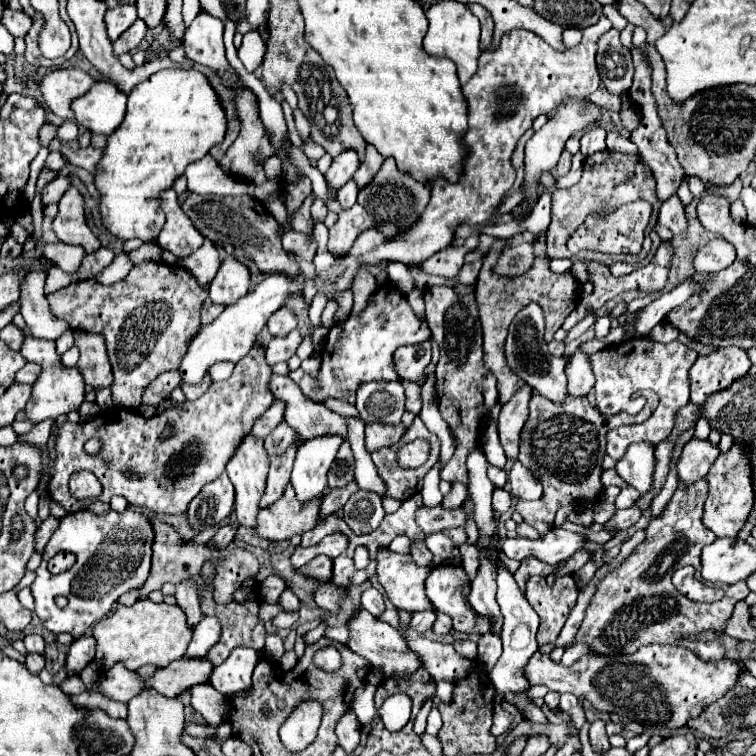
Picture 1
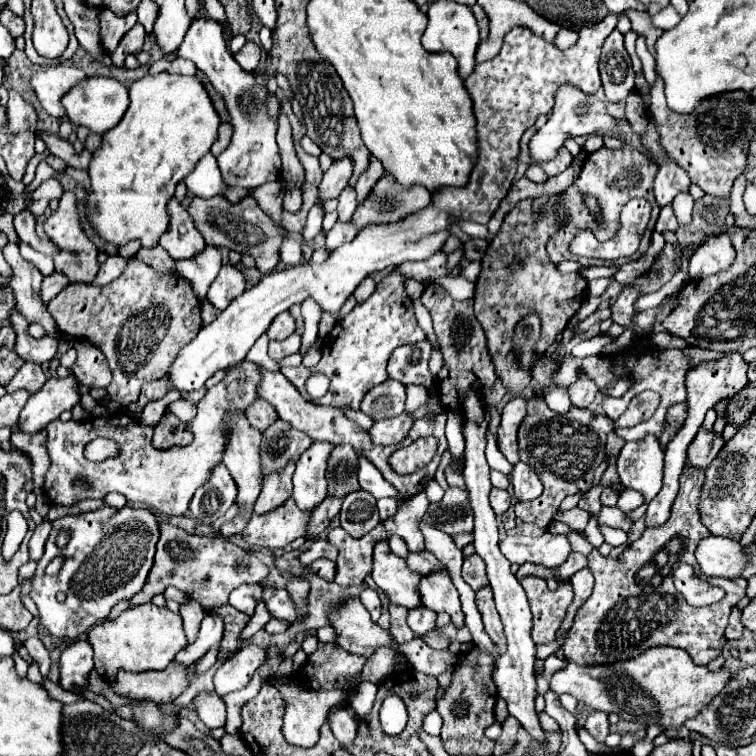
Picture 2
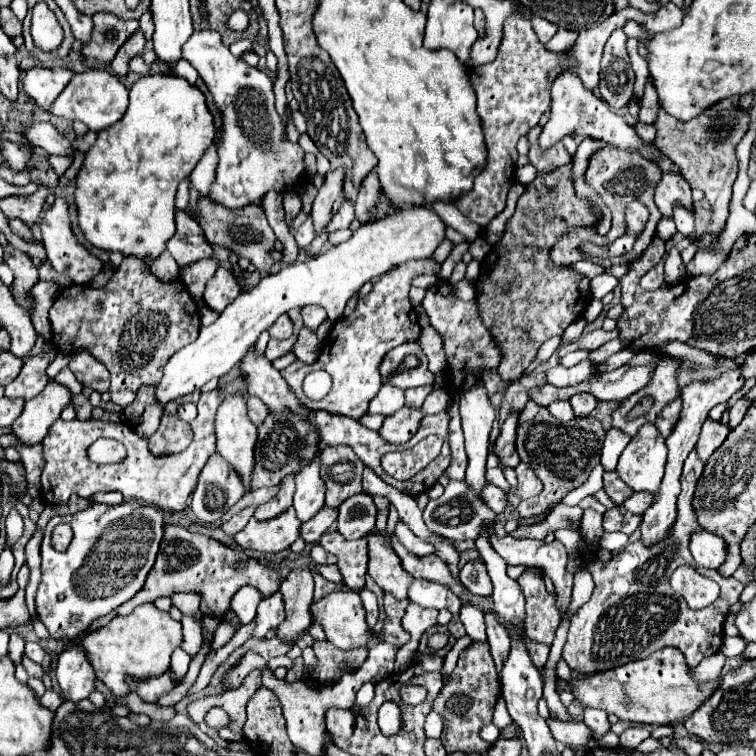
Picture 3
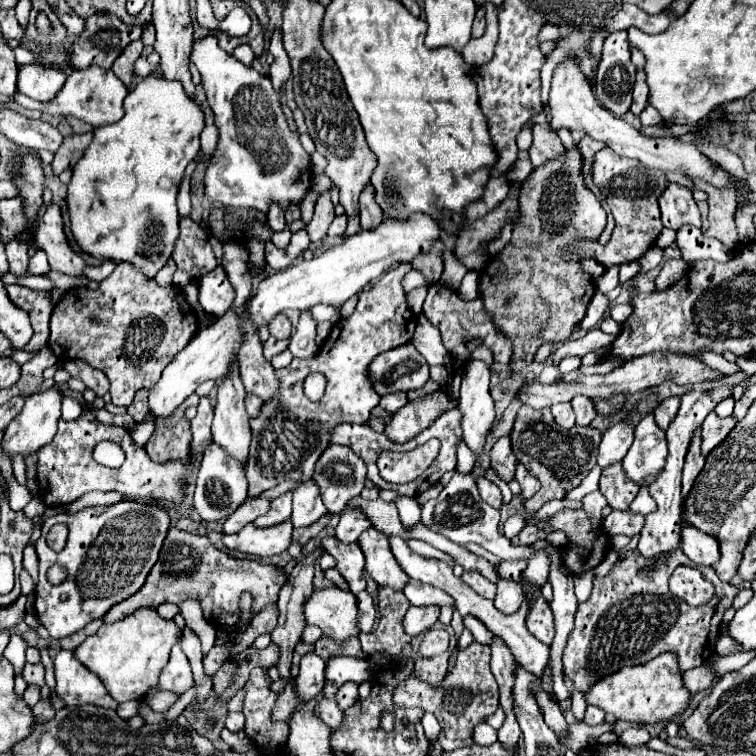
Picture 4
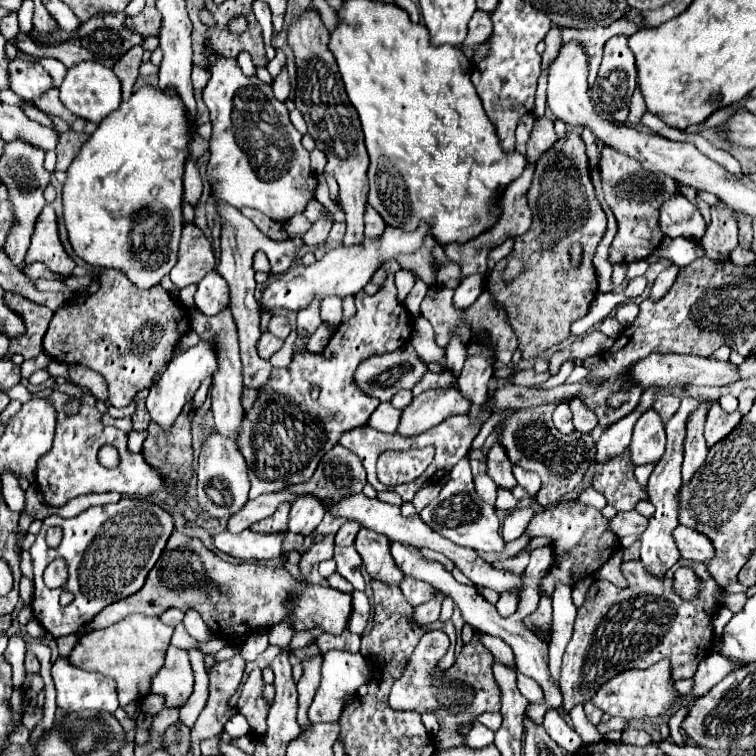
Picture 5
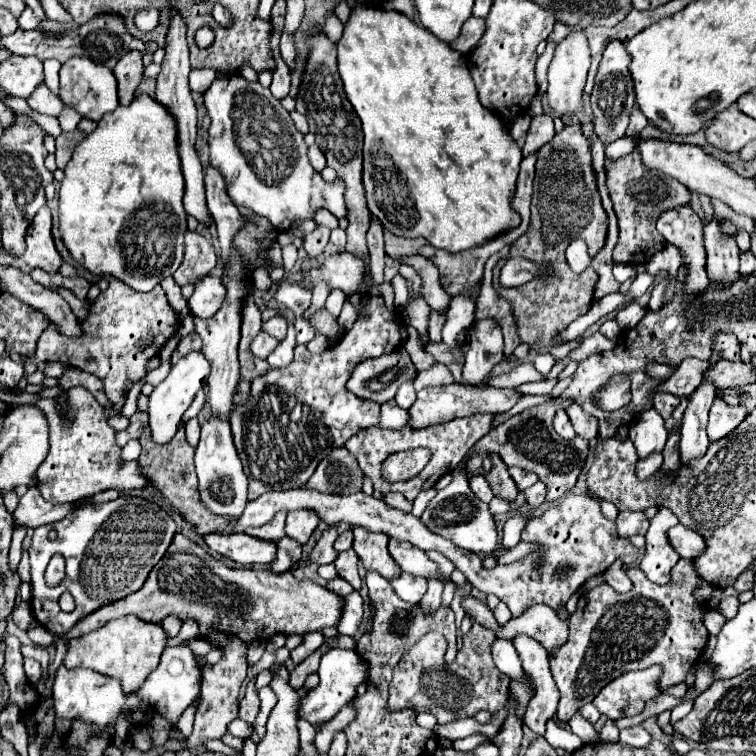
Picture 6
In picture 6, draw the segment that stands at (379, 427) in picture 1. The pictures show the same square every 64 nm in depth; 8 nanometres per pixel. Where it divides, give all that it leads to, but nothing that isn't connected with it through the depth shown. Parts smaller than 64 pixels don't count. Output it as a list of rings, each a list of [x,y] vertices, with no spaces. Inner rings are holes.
[[[448,384],[440,388],[424,388],[418,392],[418,400],[414,406],[408,410],[410,412],[410,428],[426,428],[432,424],[442,424],[448,420],[454,420],[458,416],[474,416],[480,412],[492,412],[492,414],[502,414],[508,412],[522,394],[516,390],[496,390],[496,388],[462,388],[462,384]]]

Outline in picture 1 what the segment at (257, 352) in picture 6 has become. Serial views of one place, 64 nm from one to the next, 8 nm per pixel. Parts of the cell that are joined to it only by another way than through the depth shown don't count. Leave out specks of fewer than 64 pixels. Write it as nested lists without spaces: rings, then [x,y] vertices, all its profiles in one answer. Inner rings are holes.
[[[292,330],[284,338],[272,338],[266,344],[266,362],[276,364],[276,362],[286,362],[290,356],[296,354],[296,348],[300,346],[302,336],[298,330]]]

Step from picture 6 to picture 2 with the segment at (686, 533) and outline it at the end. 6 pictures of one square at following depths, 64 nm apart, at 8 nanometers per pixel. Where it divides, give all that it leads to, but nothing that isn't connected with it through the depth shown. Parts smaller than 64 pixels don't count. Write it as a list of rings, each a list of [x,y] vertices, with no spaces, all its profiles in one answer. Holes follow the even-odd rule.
[[[712,534],[698,542],[696,560],[706,576],[722,576],[730,580],[738,578],[748,562],[738,542]]]

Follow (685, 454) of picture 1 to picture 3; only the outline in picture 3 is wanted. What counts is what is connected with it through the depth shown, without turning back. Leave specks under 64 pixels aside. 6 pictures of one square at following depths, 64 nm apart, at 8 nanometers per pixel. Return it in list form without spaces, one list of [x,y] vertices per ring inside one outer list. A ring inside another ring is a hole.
[[[706,418],[706,422],[702,424],[700,440],[696,444],[696,452],[698,452],[702,462],[706,462],[710,458],[710,454],[726,440],[728,432],[730,432],[728,424],[722,424],[722,422],[716,422],[712,418]]]

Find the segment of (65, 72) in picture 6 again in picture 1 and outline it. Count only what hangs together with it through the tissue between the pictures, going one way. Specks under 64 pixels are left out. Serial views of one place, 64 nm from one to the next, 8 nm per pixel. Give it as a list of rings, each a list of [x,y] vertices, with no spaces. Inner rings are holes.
[[[96,80],[92,90],[88,90],[84,96],[78,96],[76,100],[72,100],[72,112],[74,112],[74,120],[80,128],[86,128],[94,134],[110,136],[124,120],[126,94],[118,92],[118,88],[110,80]]]

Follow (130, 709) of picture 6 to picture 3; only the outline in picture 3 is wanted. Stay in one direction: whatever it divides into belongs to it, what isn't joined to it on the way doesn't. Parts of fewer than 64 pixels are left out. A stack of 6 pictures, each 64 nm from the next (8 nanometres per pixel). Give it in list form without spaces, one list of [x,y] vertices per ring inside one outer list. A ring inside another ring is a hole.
[[[80,644],[68,646],[60,652],[56,664],[56,680],[64,700],[70,702],[80,702],[96,690],[94,670]],[[178,648],[172,654],[172,662],[170,662],[170,672],[172,672],[172,680],[176,680],[176,684],[180,684],[188,672],[190,666],[190,656],[186,652],[182,652],[182,648]]]

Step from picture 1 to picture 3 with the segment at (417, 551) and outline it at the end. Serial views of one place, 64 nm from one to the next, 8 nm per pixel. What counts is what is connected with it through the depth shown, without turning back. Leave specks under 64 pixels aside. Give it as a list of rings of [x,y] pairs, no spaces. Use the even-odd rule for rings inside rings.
[[[390,504],[390,510],[387,520],[387,532],[392,536],[392,548],[394,552],[398,554],[404,570],[414,576],[414,578],[422,578],[422,580],[432,580],[432,582],[438,582],[438,584],[444,584],[448,588],[452,588],[452,592],[460,598],[462,606],[466,604],[472,604],[474,608],[478,608],[480,612],[488,614],[492,612],[496,616],[496,610],[492,608],[492,600],[490,598],[482,598],[482,596],[476,596],[472,592],[468,592],[450,572],[448,572],[448,566],[438,558],[438,556],[414,556],[410,554],[402,544],[400,540],[394,534],[394,528],[399,520],[398,512],[392,504]]]

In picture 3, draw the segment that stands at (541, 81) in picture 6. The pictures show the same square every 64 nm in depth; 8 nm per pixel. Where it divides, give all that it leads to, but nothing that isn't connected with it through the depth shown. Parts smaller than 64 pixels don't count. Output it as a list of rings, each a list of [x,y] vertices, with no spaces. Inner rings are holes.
[[[532,16],[532,26],[534,26],[534,30],[538,34],[538,40],[542,44],[546,44],[558,32],[558,26],[556,24],[552,24],[552,22],[548,22],[548,20],[540,18],[540,16]]]

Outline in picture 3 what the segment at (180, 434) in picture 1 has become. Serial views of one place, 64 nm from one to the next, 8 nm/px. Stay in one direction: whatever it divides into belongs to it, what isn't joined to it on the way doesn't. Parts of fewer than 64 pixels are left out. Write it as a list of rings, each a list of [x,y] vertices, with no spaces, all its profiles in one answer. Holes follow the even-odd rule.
[[[242,376],[226,384],[222,390],[212,390],[200,396],[198,402],[198,416],[192,422],[194,440],[182,454],[154,458],[148,452],[148,440],[140,438],[126,422],[102,422],[102,420],[56,420],[50,436],[42,442],[44,452],[44,468],[42,468],[42,496],[48,504],[66,504],[72,494],[80,498],[88,498],[96,492],[116,490],[126,500],[142,500],[150,506],[160,506],[166,512],[180,512],[186,508],[186,500],[194,486],[198,484],[200,468],[206,464],[208,456],[216,452],[216,436],[214,436],[214,416],[218,406],[222,404],[224,396],[242,390],[246,392],[246,384]],[[98,438],[114,438],[122,442],[128,450],[128,456],[120,464],[92,464],[86,456],[86,450],[92,440]]]

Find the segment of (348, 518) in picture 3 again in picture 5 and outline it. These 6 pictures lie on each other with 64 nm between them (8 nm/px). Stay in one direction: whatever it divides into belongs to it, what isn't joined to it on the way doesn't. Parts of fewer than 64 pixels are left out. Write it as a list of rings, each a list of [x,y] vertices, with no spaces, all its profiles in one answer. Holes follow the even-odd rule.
[[[346,522],[346,524],[338,530],[338,534],[336,534],[336,544],[338,544],[338,546],[352,546],[358,530],[360,530],[360,524]]]

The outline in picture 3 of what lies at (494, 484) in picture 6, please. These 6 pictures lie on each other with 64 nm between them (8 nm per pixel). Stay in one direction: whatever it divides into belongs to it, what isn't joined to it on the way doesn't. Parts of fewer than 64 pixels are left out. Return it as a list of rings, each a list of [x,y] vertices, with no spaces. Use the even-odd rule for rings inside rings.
[[[512,412],[508,420],[502,424],[502,432],[492,448],[492,452],[500,460],[500,468],[516,468],[520,462],[516,450],[514,450],[514,438],[516,438],[516,422],[518,422],[518,412]]]

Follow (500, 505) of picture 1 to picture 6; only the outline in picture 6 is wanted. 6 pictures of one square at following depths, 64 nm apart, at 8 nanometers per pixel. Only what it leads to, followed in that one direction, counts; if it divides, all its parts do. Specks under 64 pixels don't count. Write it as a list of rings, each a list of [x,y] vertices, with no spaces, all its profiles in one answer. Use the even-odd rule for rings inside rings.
[[[474,476],[474,478],[470,478],[470,488],[472,488],[472,492],[474,492],[480,500],[484,500],[486,504],[494,498],[494,494],[492,494],[492,490],[490,490],[490,486],[488,486],[488,482],[486,482],[484,476]]]

